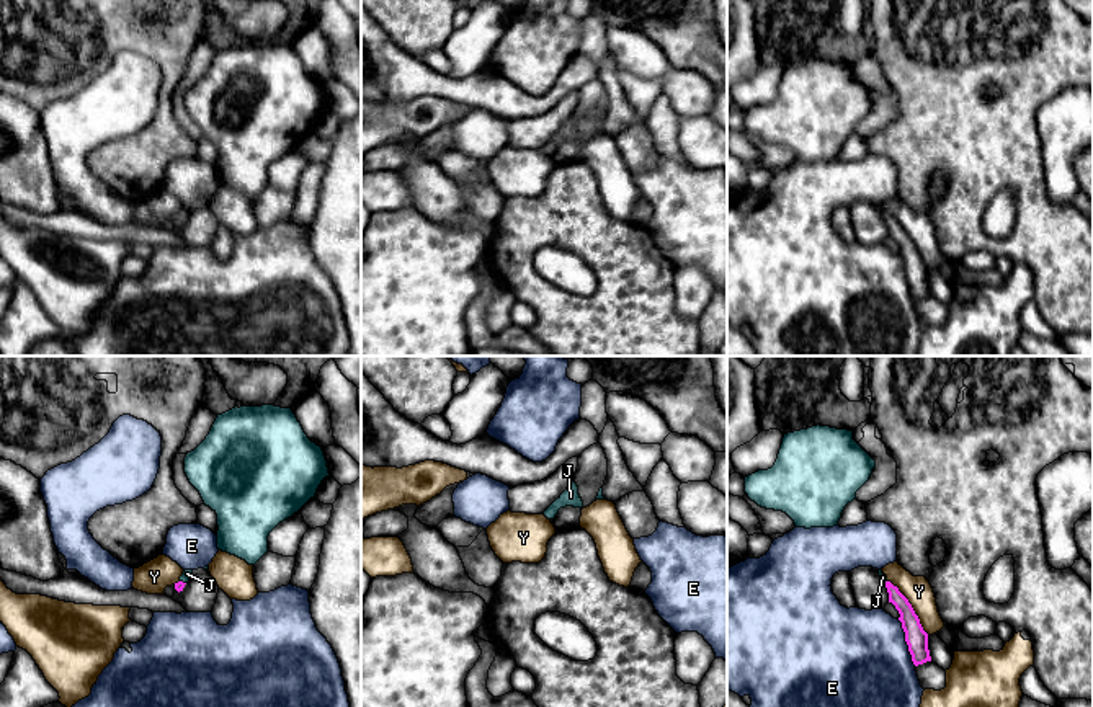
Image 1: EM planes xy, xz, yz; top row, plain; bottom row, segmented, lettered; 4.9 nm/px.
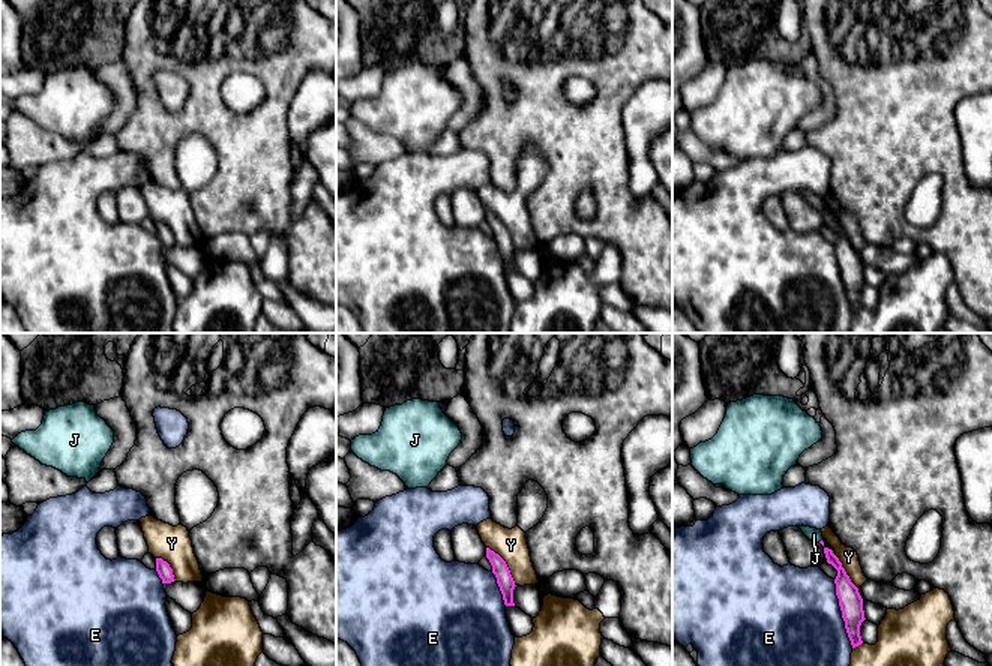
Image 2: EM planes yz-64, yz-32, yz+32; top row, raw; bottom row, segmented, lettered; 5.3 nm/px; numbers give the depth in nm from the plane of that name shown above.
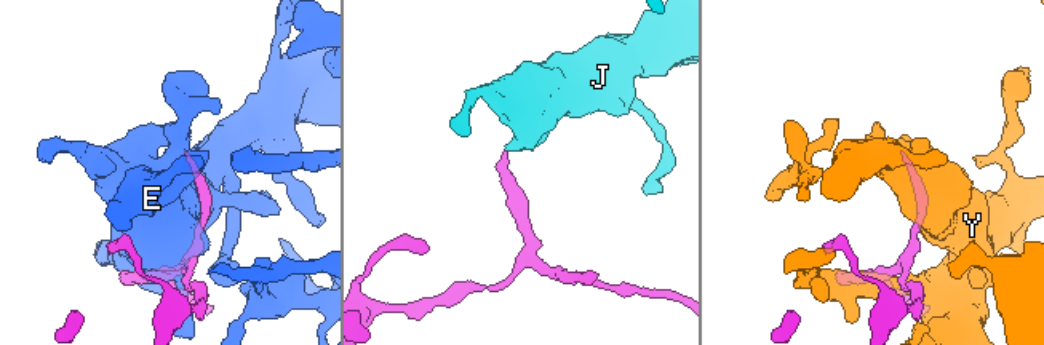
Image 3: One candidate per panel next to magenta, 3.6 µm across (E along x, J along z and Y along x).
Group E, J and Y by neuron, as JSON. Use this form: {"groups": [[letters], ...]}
{"groups": [["E"], ["J"], ["Y"]]}

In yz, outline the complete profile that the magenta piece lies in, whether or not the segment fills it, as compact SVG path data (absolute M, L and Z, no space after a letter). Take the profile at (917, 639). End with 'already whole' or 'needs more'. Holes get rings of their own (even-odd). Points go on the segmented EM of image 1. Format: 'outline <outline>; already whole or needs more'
outline M886 581L886 588L889 593L889 603L892 603L900 614L899 620L902 622L905 642L908 645L913 665L918 666L931 661L928 650L928 634L923 630L912 604L890 581Z; already whole

